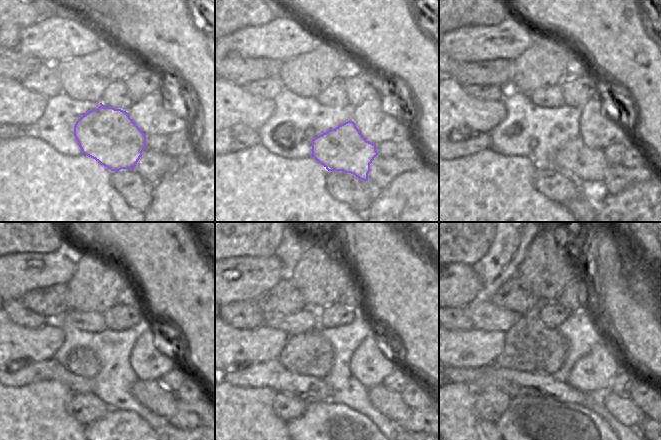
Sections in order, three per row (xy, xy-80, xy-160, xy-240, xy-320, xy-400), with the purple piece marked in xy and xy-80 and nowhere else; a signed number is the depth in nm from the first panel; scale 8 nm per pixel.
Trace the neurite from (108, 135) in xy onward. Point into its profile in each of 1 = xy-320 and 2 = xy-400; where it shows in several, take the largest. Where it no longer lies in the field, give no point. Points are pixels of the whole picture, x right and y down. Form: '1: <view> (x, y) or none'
1: xy-320 (390, 403)
2: xy-400 (623, 409)

